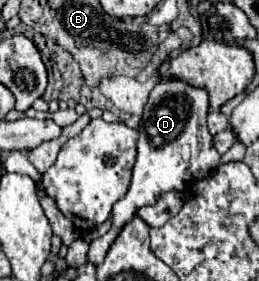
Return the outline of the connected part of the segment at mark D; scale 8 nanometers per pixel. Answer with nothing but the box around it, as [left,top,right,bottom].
[88,78,220,264]

